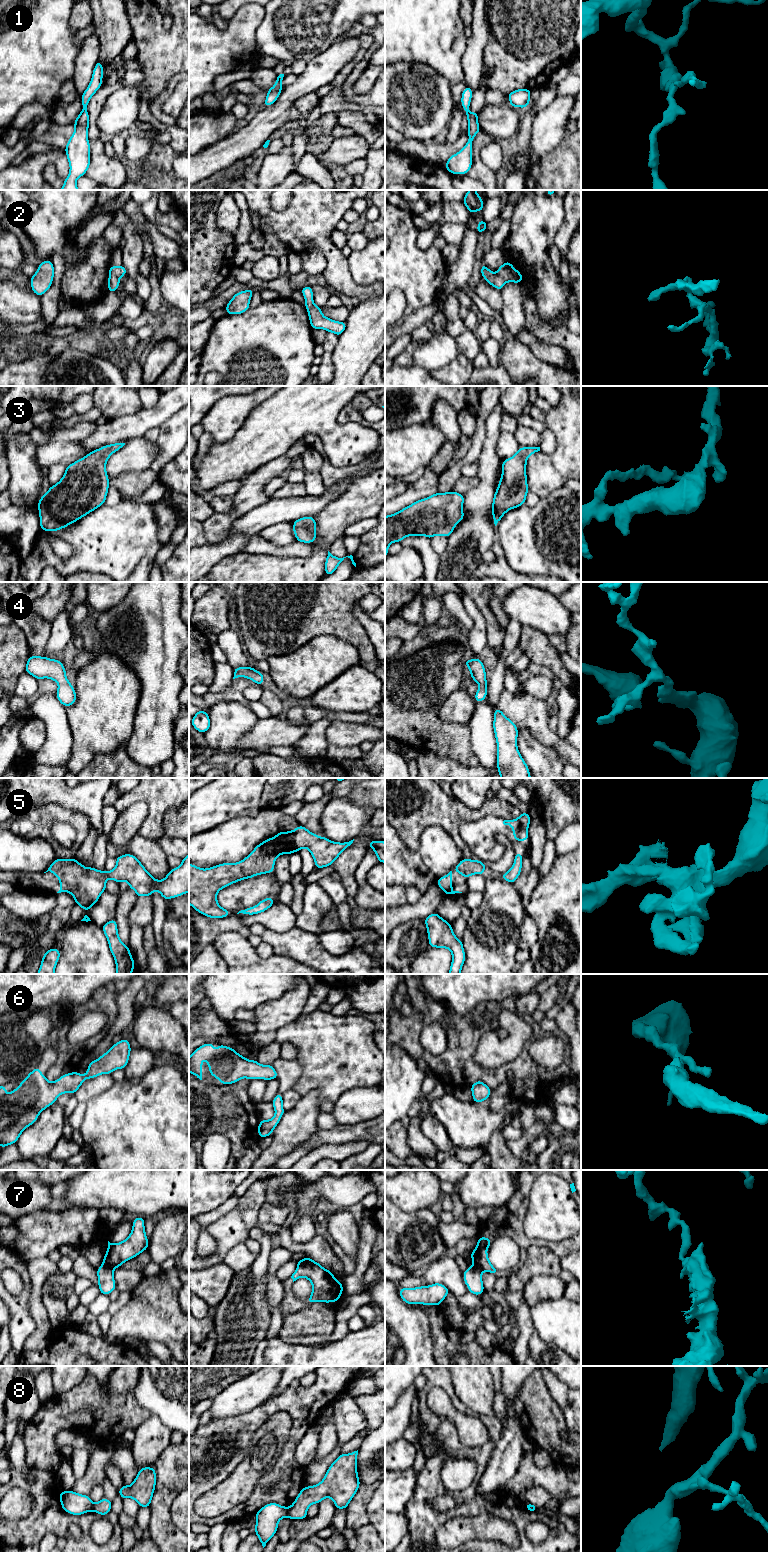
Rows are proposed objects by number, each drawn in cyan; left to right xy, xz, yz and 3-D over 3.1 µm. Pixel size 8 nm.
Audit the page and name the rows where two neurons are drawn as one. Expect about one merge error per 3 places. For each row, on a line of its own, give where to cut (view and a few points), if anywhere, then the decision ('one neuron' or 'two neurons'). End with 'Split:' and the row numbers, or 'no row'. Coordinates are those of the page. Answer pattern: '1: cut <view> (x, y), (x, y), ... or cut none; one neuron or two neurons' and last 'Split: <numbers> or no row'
1: cut none; one neuron
2: cut xy (109, 275), (115, 276), (118, 279); two neurons
3: cut none; one neuron
4: cut none; one neuron
5: cut none; one neuron
6: cut none; one neuron
7: cut xy (103, 1263), (113, 1268); two neurons
8: cut xz (289, 1508), (287, 1516); two neurons
Split: 2, 7, 8

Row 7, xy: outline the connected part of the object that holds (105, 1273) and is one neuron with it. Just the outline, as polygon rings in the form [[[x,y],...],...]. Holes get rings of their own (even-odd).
[[[102,1264],[97,1270],[98,1287],[101,1294],[108,1295],[116,1289],[114,1281],[114,1268]]]

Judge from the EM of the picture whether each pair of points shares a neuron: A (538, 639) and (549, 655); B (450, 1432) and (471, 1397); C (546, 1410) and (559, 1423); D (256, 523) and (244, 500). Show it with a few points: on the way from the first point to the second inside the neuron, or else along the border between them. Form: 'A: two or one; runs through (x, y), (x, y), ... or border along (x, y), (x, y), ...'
A: one; runs through (538, 643), (545, 651)
B: two; border along (452, 1386), (466, 1407), (487, 1415)
C: one; runs through (549, 1413), (556, 1420)
D: two; border along (268, 498), (264, 503), (236, 518), (231, 524)

